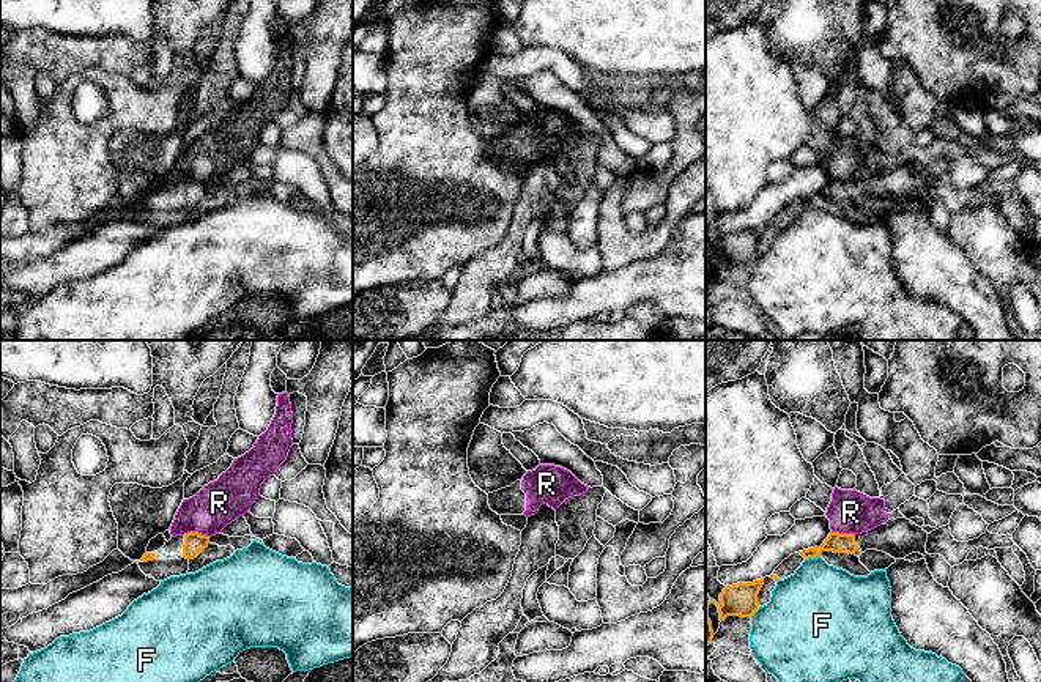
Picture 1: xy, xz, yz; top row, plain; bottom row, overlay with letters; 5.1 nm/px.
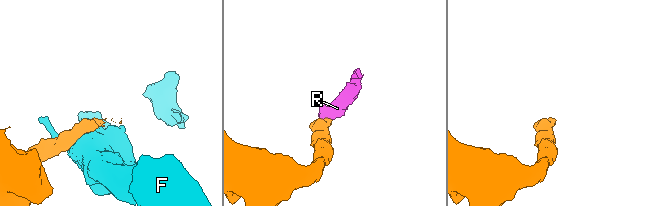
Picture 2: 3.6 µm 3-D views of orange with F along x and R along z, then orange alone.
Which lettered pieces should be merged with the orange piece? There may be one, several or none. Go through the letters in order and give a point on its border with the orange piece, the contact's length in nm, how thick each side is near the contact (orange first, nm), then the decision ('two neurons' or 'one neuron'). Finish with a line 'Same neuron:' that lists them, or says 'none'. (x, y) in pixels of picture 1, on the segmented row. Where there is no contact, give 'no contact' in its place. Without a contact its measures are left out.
F: contact yz (811, 556); length 80 nm; calibres 100 and 400 nm; two neurons
R: contact xy (196, 533); length 140 nm; calibres 110 and 240 nm; two neurons
Same neuron: none

